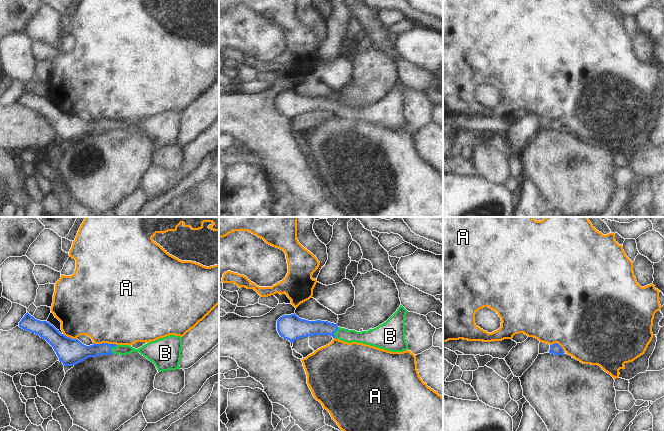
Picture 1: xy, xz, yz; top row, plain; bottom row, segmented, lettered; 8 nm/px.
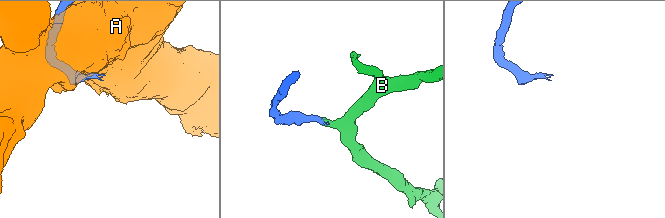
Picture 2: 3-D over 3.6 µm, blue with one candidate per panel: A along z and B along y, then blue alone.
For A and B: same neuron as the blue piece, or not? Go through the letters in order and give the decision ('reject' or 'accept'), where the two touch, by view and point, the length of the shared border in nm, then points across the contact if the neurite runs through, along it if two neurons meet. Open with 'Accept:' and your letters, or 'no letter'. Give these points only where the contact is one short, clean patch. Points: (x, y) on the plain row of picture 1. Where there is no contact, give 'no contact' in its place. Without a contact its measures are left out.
Accept: B
A: reject | xy (105, 119) | 190 nm
B: accept | xy (111, 123) | 80 nm | across xy (81, 128), (111, 123), (119, 125)

